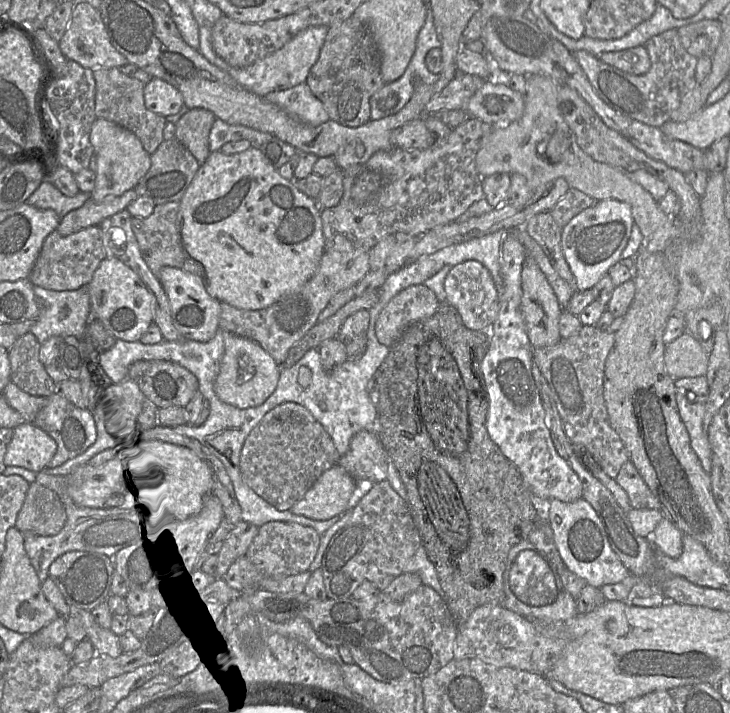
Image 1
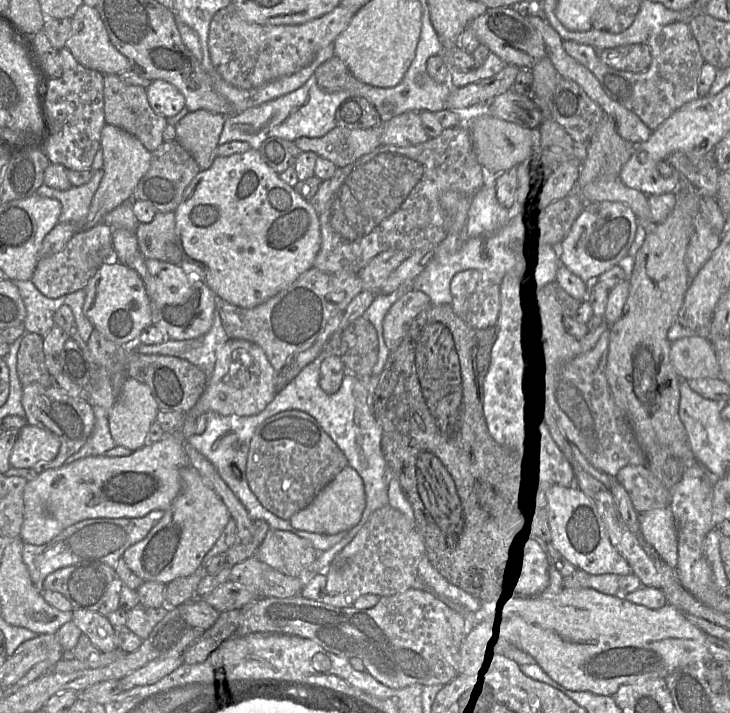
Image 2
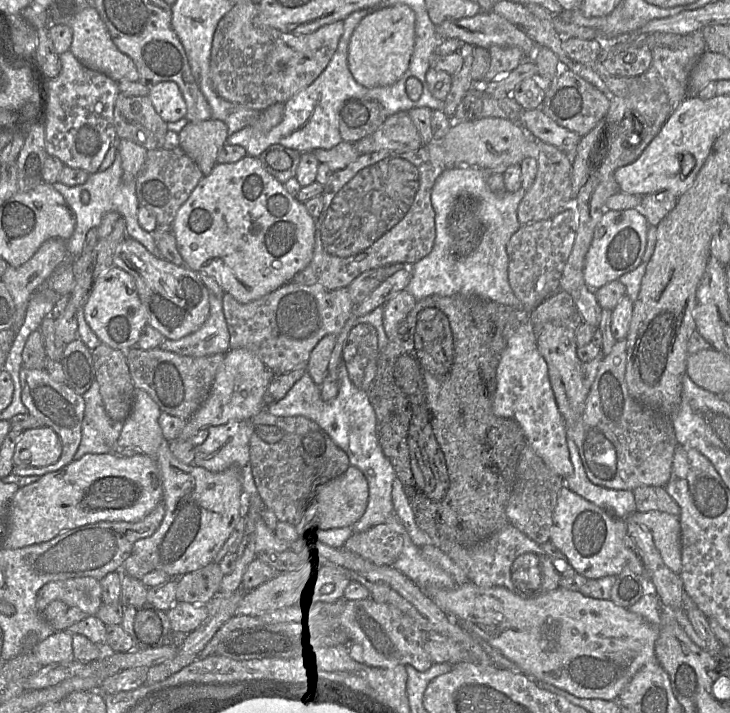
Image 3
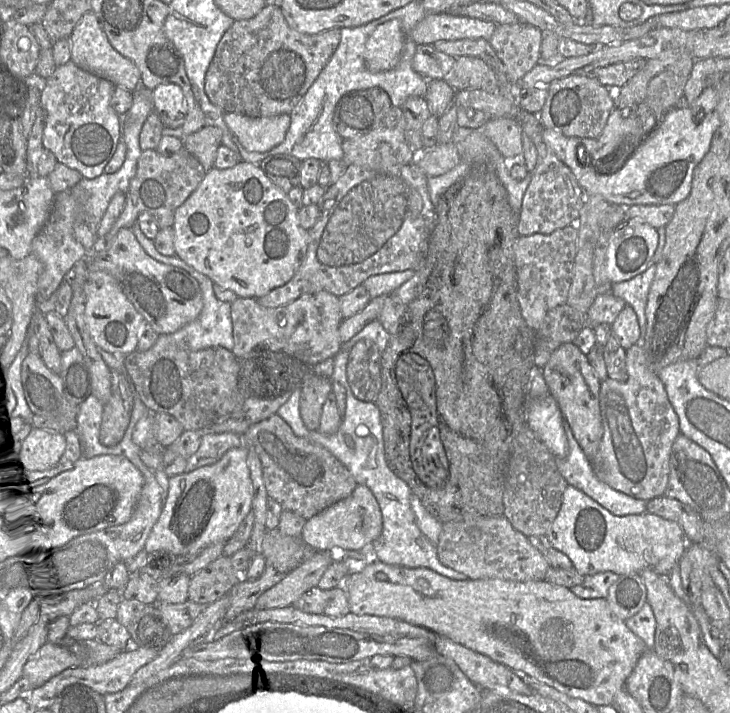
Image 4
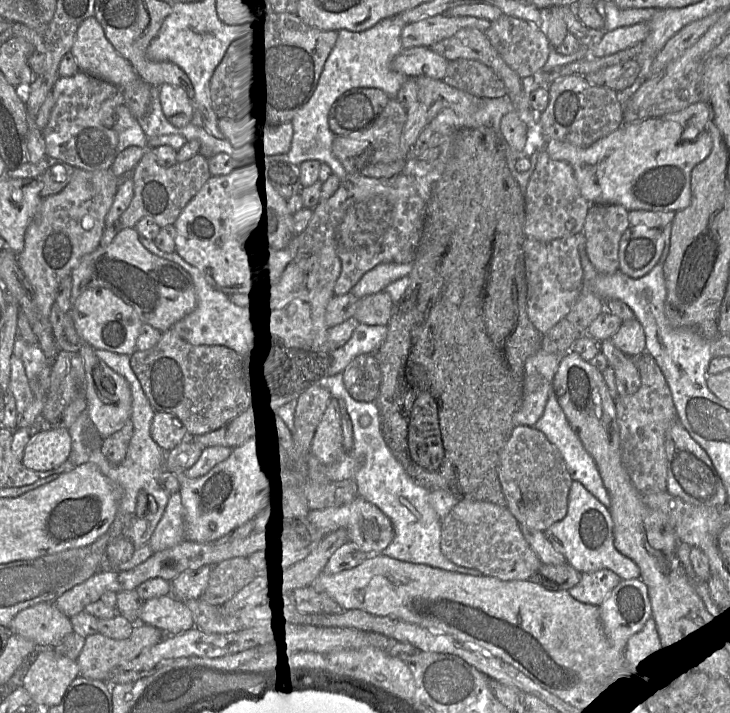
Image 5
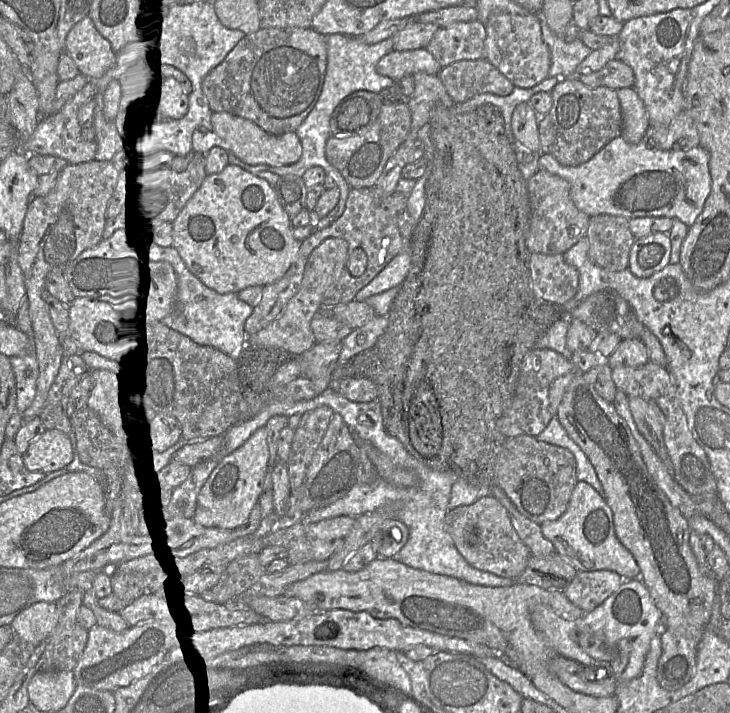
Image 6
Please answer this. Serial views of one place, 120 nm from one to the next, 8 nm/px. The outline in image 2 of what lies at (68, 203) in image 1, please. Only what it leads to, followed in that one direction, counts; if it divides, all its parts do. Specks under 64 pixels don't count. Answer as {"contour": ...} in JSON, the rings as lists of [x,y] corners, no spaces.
{"contour":[[[103,169],[93,171],[90,181],[82,186],[72,186],[68,190],[57,190],[42,184],[36,195],[56,199],[61,203],[59,223],[84,225],[91,201],[103,177]]]}

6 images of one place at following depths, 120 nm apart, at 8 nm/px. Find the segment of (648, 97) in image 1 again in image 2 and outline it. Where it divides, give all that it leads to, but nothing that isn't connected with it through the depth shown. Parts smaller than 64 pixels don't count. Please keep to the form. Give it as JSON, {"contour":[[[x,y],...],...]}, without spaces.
{"contour":[[[688,22],[665,25],[647,44],[651,51],[651,64],[646,71],[635,73],[607,66],[600,59],[599,51],[590,45],[563,40],[565,51],[594,74],[607,96],[636,114],[654,131],[680,107],[699,96],[698,79],[705,61]]]}

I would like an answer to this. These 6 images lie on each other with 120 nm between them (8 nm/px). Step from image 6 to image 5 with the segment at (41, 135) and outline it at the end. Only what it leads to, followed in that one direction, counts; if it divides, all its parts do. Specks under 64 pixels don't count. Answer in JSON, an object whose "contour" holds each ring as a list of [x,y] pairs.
{"contour":[[[81,70],[73,76],[60,76],[51,91],[55,106],[43,130],[47,156],[84,170],[110,169],[118,154],[118,137],[112,128],[101,123],[99,111],[102,103],[119,89],[114,84]]]}

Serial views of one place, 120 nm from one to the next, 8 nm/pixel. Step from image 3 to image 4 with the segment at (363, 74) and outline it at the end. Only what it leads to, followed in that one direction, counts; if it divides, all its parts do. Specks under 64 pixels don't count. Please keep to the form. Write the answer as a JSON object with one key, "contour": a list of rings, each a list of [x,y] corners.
{"contour":[[[398,19],[380,24],[365,44],[366,68],[373,73],[394,69],[401,59],[403,46],[404,34]]]}

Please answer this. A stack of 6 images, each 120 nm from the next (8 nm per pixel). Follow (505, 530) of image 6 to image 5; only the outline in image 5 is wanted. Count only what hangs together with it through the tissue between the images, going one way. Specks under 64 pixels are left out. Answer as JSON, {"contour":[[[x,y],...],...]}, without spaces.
{"contour":[[[458,501],[442,520],[441,550],[456,565],[476,569],[483,576],[492,576],[503,581],[529,580],[542,564],[523,537],[518,521],[506,505],[487,501]]]}

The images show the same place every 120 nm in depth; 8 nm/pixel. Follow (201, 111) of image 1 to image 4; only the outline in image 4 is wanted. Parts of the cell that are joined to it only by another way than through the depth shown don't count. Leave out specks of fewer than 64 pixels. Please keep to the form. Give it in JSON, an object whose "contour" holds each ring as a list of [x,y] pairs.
{"contour":[[[205,125],[183,138],[183,148],[195,156],[208,172],[214,168],[218,148],[222,145],[222,130]]]}

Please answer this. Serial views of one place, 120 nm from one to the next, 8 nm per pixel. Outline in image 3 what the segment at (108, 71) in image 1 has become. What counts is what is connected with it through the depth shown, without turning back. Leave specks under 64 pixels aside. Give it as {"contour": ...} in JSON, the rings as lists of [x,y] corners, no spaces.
{"contour":[[[118,94],[114,105],[118,139],[130,140],[146,150],[163,148],[167,123],[157,114],[148,96]]]}

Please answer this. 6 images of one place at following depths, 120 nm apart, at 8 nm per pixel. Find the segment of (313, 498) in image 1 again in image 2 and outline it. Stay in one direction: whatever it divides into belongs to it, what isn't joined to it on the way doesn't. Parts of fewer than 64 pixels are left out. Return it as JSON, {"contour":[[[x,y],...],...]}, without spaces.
{"contour":[[[347,465],[307,507],[290,518],[290,523],[297,530],[318,534],[348,532],[361,520],[365,506],[364,482],[357,471]]]}

